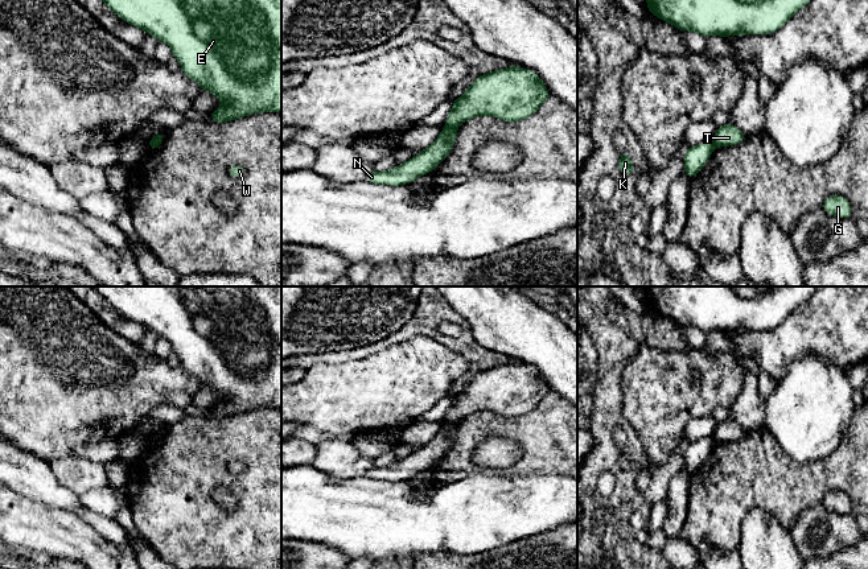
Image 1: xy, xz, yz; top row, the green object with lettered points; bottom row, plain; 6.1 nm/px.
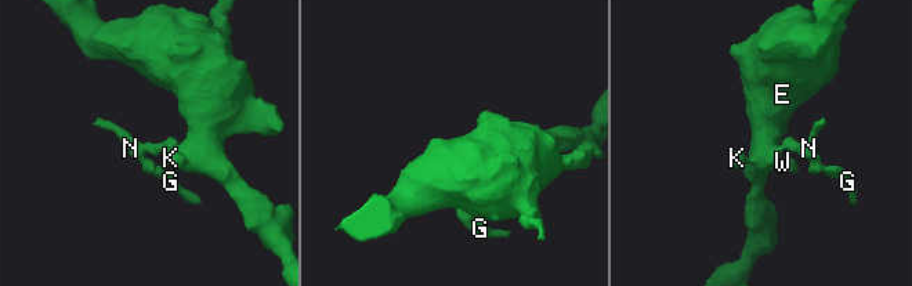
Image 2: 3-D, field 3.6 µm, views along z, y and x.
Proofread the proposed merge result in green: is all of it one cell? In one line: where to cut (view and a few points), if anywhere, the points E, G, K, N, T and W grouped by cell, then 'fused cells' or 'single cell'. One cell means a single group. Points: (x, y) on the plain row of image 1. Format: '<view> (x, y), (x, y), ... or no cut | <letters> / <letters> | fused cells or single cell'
xz (445, 421), (456, 423) | E K W / G N T | fused cells

